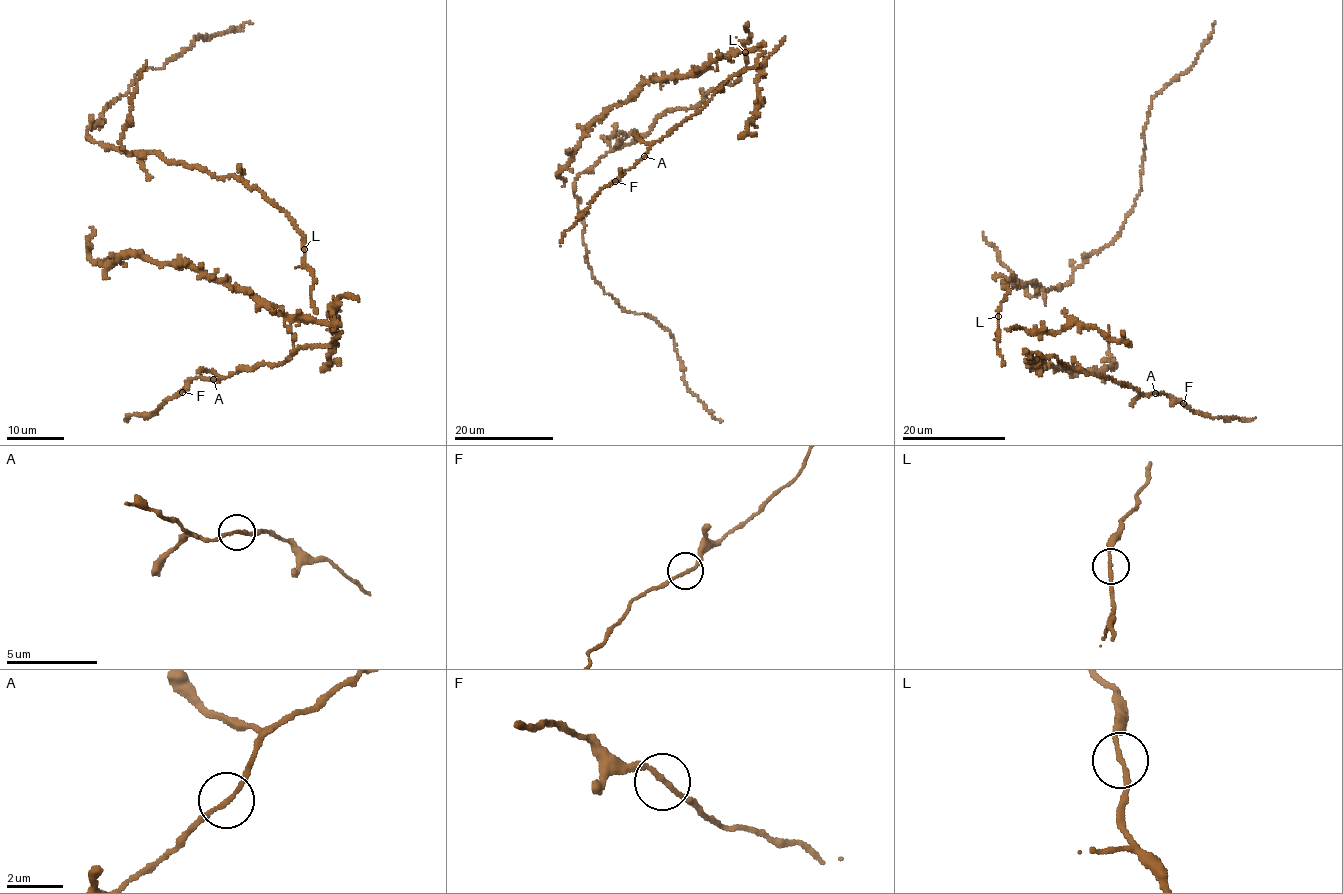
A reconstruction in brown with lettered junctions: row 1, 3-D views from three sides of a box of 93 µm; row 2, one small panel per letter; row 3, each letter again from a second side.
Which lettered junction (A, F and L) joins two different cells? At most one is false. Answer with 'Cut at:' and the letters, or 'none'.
Cut at: none

